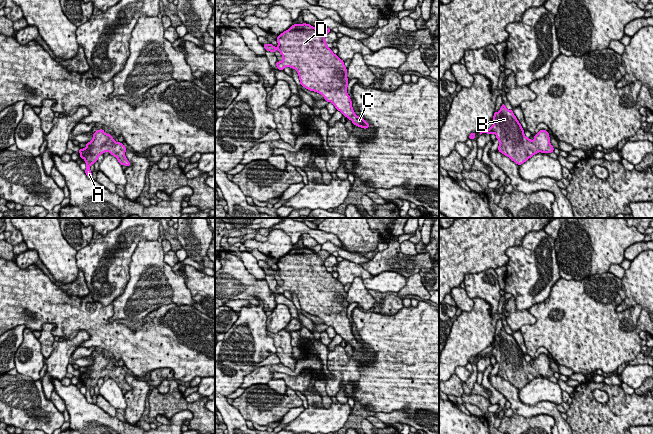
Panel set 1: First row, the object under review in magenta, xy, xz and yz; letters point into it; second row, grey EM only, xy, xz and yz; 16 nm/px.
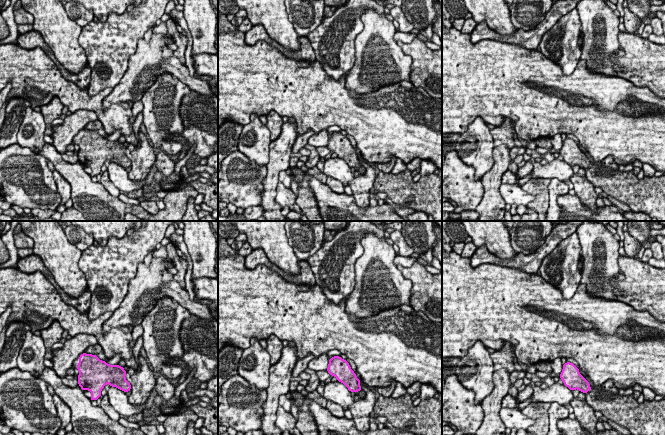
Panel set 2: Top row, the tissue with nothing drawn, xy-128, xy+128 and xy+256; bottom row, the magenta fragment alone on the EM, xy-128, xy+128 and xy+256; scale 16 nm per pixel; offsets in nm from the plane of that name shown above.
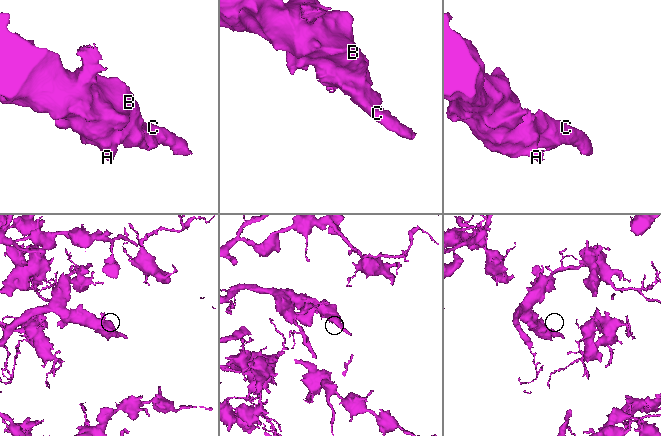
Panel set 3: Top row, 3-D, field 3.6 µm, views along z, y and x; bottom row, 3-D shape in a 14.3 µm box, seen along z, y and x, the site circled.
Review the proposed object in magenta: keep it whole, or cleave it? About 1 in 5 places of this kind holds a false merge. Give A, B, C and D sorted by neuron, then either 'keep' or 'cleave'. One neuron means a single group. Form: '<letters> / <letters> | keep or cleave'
A B C D | keep

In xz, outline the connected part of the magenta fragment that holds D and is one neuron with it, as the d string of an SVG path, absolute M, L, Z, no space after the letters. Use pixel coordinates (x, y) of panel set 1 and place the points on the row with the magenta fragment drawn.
M293 24L288 30L277 37L278 46L274 47L271 43L264 44L267 51L275 53L277 49L283 57L281 62L277 61L276 66L279 70L285 67L294 68L299 76L301 86L310 91L320 93L327 102L331 102L336 110L343 116L352 121L353 125L367 129L370 125L361 117L358 117L353 110L352 101L347 93L348 78L347 68L344 61L327 47L325 36L331 30L325 26L315 28L310 24Z

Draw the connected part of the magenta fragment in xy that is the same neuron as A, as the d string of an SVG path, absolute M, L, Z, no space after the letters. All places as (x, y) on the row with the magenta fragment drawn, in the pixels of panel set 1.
M103 129L96 130L92 135L93 139L91 142L86 143L86 147L79 149L80 158L83 158L86 162L85 173L88 177L92 178L90 165L94 164L100 154L109 152L111 155L117 158L121 165L130 166L130 162L125 156L125 147L121 142L115 142L111 134L106 134Z

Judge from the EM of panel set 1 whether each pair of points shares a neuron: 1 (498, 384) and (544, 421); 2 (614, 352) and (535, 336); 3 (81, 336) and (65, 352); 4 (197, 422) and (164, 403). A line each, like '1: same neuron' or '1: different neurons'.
1: different neurons
2: same neuron
3: same neuron
4: same neuron

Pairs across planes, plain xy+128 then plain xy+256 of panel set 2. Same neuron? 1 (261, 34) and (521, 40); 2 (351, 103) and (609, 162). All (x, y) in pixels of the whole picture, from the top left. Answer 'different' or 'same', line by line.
1: same
2: different

